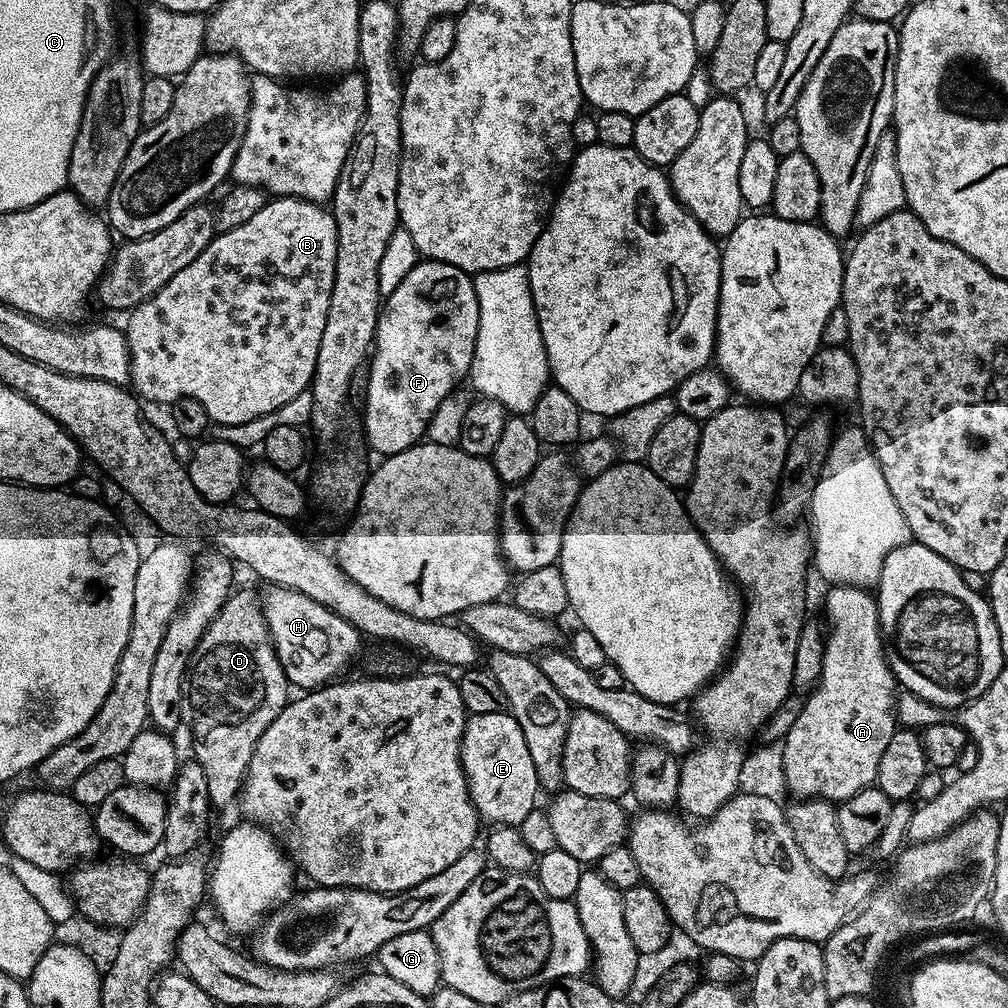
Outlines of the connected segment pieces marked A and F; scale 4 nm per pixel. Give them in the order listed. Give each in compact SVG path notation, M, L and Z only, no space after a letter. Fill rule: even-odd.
M841 584L827 589L824 612L832 619L832 629L826 632L824 657L818 683L807 693L804 709L794 718L794 726L784 735L785 782L787 791L796 798L815 798L839 802L858 794L858 790L875 785L878 762L890 738L897 732L896 700L898 685L884 657L884 637L880 634L880 619L875 595L867 588Z
M427 258L421 259L414 266L414 270L410 270L410 274L406 274L406 278L402 278L402 282L398 282L398 286L394 286L394 290L387 293L382 300L380 317L376 323L376 339L370 353L370 363L366 368L366 376L368 372L368 397L364 400L365 408L364 416L362 415L362 432L366 437L366 444L369 449L373 448L374 451L380 452L379 455L381 457L385 457L393 456L402 450L412 447L413 444L421 443L422 437L428 431L432 412L436 411L438 404L458 387L461 381L463 381L460 379L463 376L465 379L471 373L477 338L478 298L476 297L476 286L473 277L469 273L458 270L458 266L450 266L446 262L438 262L437 260Z

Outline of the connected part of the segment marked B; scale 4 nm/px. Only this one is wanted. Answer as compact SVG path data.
M278 196L269 199L248 219L243 226L234 226L234 230L226 230L212 237L212 241L162 290L158 290L149 300L127 313L128 357L130 358L131 387L141 401L149 400L152 404L175 405L182 398L194 398L202 402L209 421L220 424L248 424L251 420L260 420L263 416L271 417L286 402L298 398L298 394L309 391L314 374L314 366L318 362L318 346L322 343L322 330L326 326L326 310L330 310L330 290L334 286L336 273L336 223L331 211L324 204L315 204L313 200L302 200L298 196Z

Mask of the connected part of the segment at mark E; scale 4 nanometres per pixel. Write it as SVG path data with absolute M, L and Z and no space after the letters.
M508 712L471 714L464 721L460 761L468 779L468 789L481 821L492 826L518 826L530 810L537 807L536 792L541 791L534 758L526 747L522 726Z

